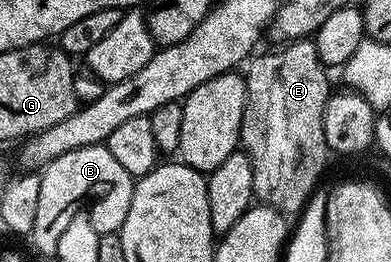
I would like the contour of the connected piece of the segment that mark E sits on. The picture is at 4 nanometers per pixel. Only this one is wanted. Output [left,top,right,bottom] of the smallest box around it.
[240,38,330,213]

